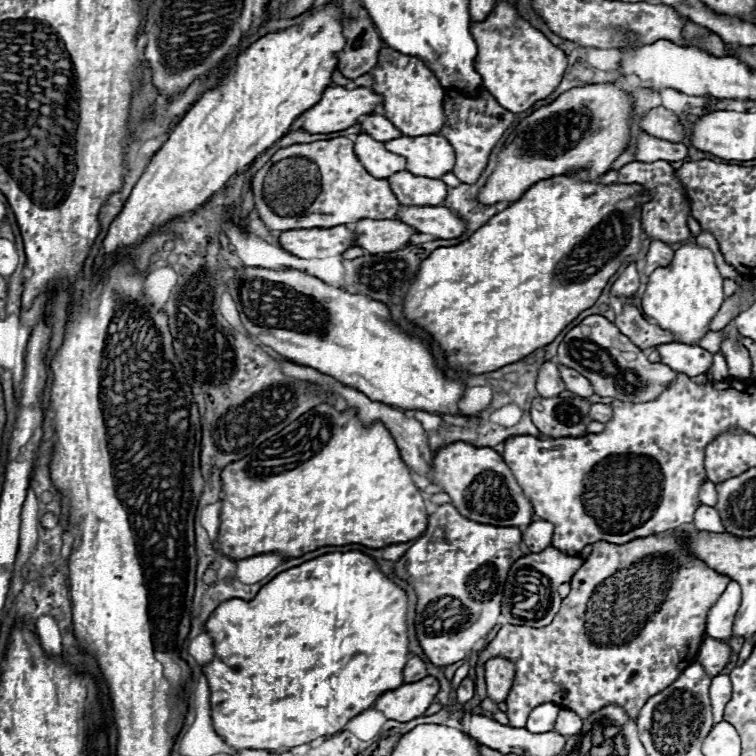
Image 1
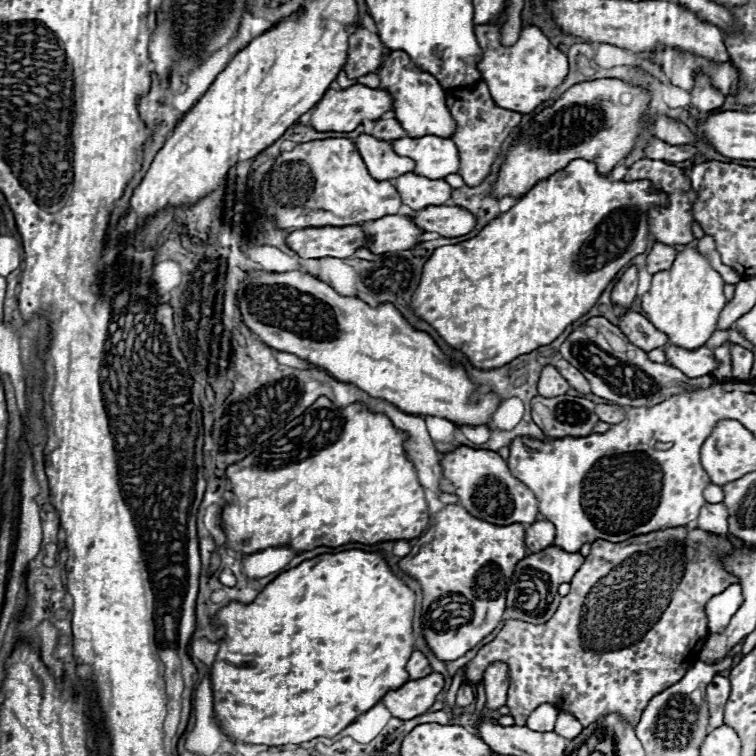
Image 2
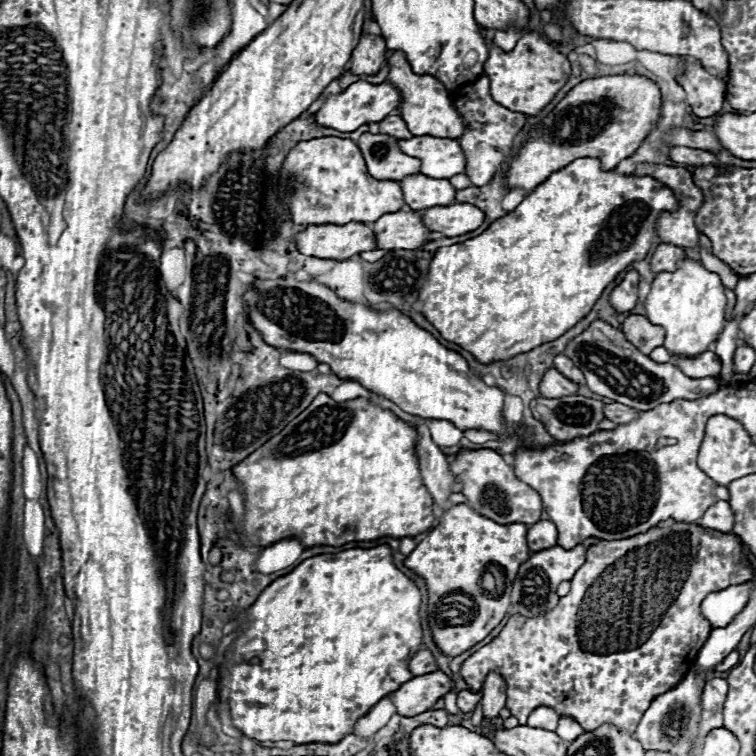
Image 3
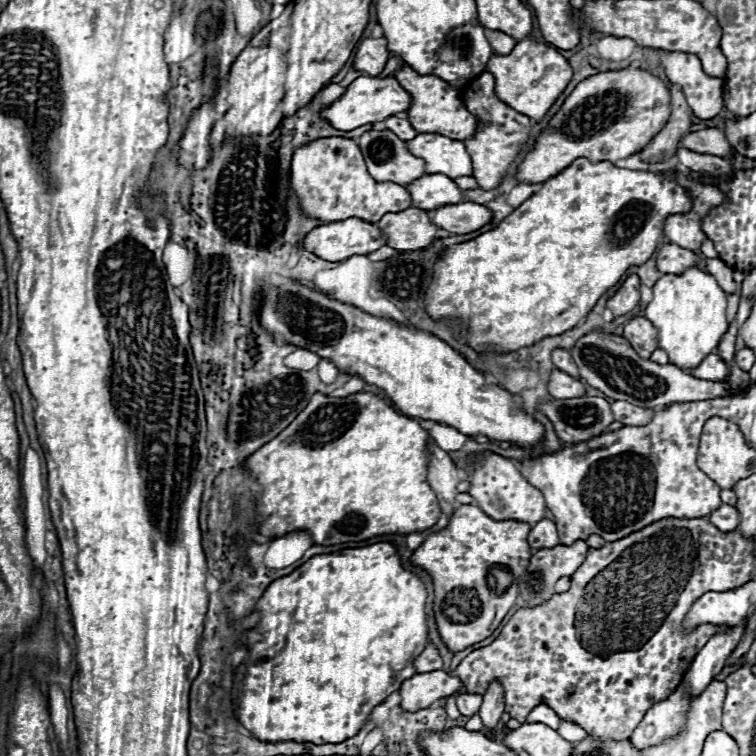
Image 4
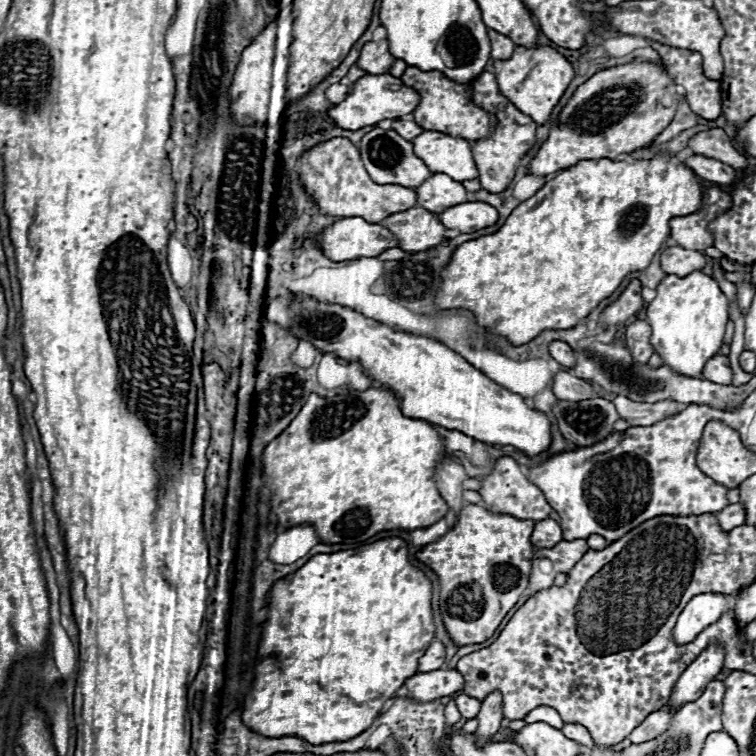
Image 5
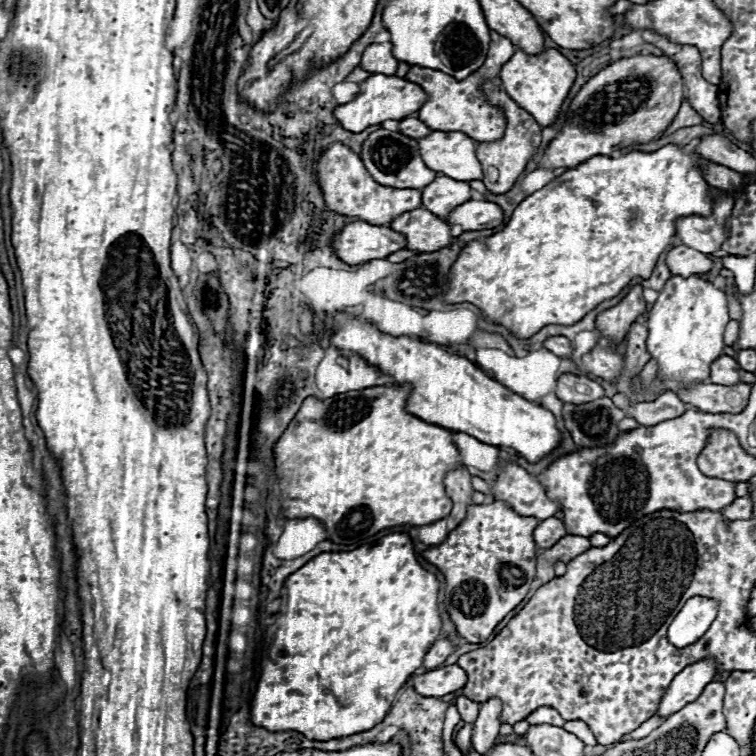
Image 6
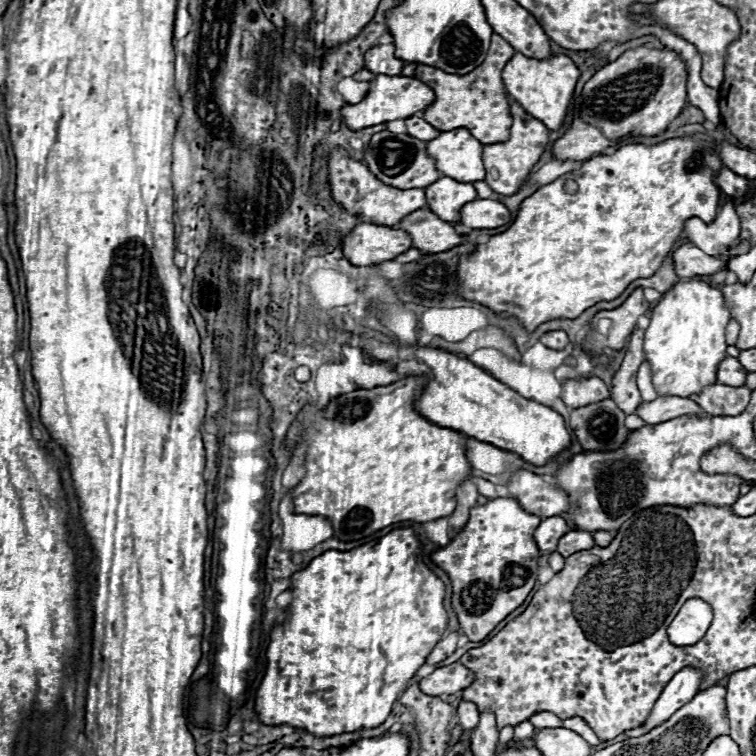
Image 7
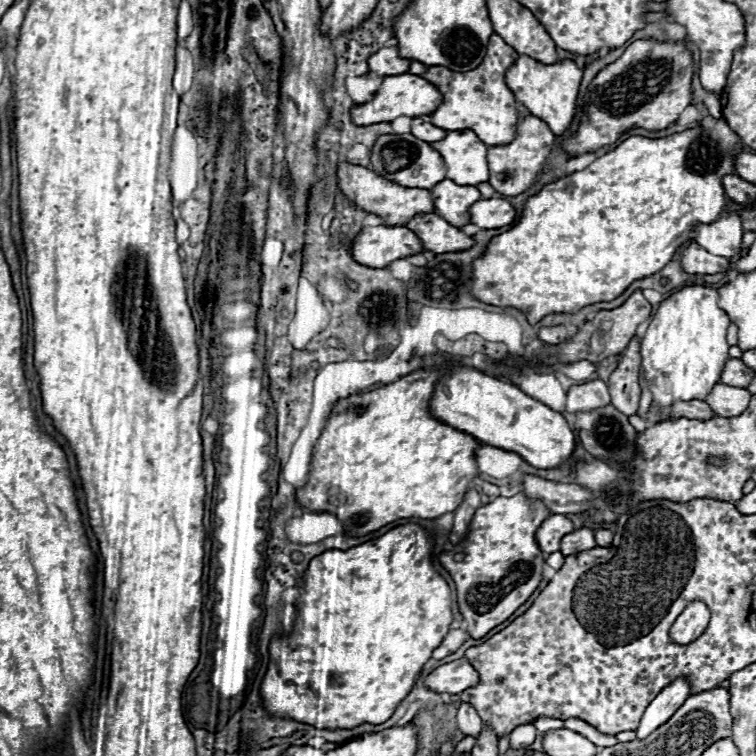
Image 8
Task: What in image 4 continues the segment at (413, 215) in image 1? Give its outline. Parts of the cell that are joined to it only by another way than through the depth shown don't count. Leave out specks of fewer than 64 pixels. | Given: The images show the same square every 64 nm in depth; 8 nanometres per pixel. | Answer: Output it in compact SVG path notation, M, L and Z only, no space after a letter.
M460 202L432 210L432 224L450 234L468 234L492 220L492 212L482 204Z

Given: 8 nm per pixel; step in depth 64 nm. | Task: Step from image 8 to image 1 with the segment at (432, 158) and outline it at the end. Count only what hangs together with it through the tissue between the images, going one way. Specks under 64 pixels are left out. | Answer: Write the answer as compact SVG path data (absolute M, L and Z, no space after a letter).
M358 134L354 142L354 152L366 172L374 178L388 178L394 172L406 170L404 158L384 150L384 144L376 142L374 138L368 138L368 134Z

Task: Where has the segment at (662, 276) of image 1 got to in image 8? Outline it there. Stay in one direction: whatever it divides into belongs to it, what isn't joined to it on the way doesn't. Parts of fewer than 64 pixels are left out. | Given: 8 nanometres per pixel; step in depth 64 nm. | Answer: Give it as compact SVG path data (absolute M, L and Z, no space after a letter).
M694 284L672 292L656 310L642 338L640 354L648 388L658 406L670 406L674 400L704 400L708 390L720 382L730 348L726 342L730 318L718 306L718 300L718 290Z

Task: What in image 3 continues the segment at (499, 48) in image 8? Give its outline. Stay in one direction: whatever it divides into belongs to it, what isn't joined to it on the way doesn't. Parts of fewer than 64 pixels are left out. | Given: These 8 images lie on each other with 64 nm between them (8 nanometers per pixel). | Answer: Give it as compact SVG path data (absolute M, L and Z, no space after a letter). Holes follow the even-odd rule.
M508 28L508 30L494 30L494 32L492 32L492 40L494 40L494 42L496 42L504 52L512 50L512 48L516 46L518 38L520 38L520 32L518 32L516 28ZM394 52L388 58L390 72L386 76L386 82L394 84L400 90L402 102L400 102L400 116L406 122L406 128L414 136L438 136L438 138L458 138L464 132L464 120L456 114L452 100L448 96L448 90L444 84L430 74L414 74L410 70L410 64L404 56L404 52Z

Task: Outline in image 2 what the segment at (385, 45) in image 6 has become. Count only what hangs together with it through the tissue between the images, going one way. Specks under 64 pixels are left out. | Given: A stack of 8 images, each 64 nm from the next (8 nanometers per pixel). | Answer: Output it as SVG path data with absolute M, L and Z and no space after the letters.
M358 26L348 40L348 56L344 64L344 72L348 78L360 78L374 70L378 70L384 54L384 44L380 42L378 34Z

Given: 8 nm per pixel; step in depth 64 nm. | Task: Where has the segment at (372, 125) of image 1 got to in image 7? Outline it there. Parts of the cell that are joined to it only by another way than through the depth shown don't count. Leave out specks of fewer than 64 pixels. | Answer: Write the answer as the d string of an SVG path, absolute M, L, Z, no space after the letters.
M412 116L412 118L406 118L406 130L410 136L422 140L422 142L428 142L432 138L436 138L436 134L440 134L434 126L430 126L428 122L424 122L422 118L418 116Z

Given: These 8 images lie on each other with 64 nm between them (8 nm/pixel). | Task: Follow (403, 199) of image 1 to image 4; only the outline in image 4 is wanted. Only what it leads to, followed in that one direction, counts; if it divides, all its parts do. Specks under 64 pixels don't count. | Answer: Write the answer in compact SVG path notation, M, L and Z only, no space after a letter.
M424 174L422 178L406 184L412 206L420 210L436 210L436 206L448 206L448 202L462 202L462 190L442 174Z

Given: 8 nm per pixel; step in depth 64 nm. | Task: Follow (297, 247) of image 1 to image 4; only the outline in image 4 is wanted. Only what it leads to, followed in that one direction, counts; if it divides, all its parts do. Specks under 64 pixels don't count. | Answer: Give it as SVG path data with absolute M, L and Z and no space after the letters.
M360 218L316 226L304 236L304 250L328 260L340 262L352 254L370 254L386 244L380 230Z

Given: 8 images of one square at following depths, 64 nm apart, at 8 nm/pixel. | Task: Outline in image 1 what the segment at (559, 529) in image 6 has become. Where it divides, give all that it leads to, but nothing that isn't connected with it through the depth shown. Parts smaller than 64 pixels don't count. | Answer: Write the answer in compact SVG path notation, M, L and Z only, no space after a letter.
M536 520L528 524L522 530L522 542L528 548L528 552L542 552L544 548L548 548L552 542L552 530L554 526L544 520Z

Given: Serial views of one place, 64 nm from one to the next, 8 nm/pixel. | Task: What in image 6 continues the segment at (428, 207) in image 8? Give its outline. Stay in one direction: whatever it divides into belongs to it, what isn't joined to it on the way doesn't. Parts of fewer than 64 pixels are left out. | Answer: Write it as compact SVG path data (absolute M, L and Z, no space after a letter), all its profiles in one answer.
M342 142L330 144L322 150L320 156L314 158L314 178L322 190L322 198L328 210L344 216L356 216L376 226L384 226L388 224L388 218L396 218L396 214L404 214L404 210L416 210L416 206L422 204L420 190L392 188L374 182L368 170L364 168L360 156Z

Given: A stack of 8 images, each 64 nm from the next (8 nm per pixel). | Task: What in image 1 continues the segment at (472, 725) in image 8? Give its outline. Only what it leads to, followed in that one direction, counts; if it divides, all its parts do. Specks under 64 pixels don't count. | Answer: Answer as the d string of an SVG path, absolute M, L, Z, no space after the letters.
M466 676L466 678L462 680L462 684L458 686L458 690L456 690L456 698L458 698L460 704L464 704L464 702L468 702L472 696L474 696L474 678L472 678L472 676Z

